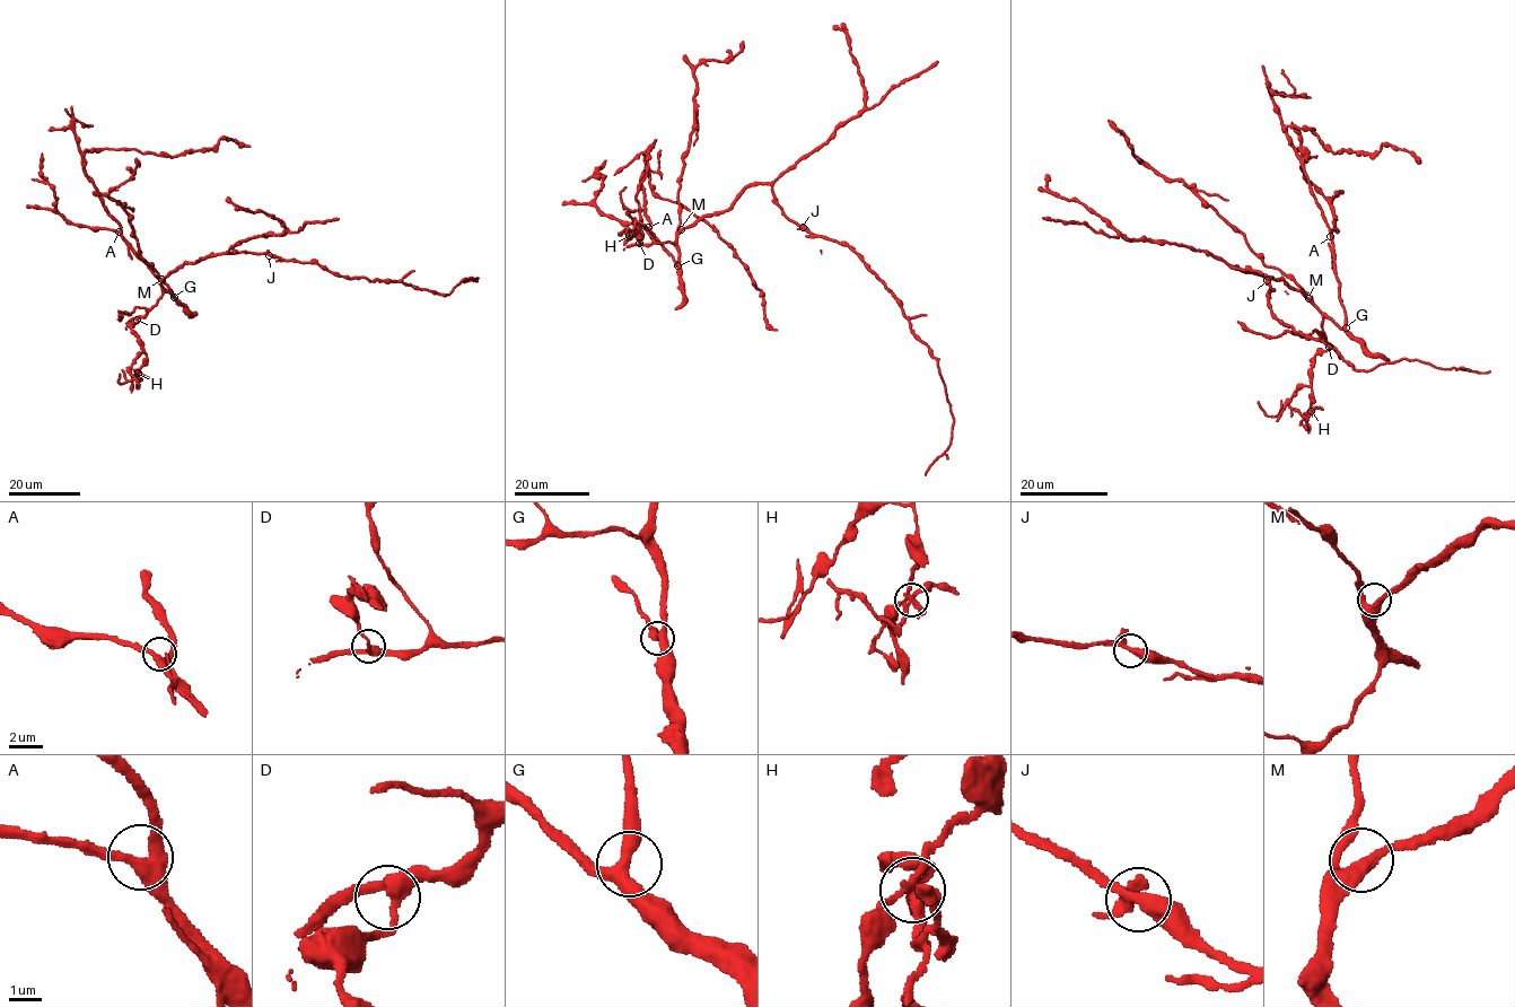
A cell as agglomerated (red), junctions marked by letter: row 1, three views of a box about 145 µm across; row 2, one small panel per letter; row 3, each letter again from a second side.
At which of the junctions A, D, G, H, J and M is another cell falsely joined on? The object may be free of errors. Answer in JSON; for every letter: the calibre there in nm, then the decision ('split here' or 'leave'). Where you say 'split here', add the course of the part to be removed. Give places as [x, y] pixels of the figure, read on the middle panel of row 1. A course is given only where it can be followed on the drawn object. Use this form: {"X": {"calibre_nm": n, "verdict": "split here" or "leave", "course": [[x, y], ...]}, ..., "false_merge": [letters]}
{"A": {"calibre_nm": 360, "verdict": "leave"}, "D": {"calibre_nm": 320, "verdict": "leave"}, "G": {"calibre_nm": 360, "verdict": "leave"}, "H": {"calibre_nm": 320, "verdict": "split here", "course": [[629, 235], [636, 221], [645, 224]]}, "J": {"calibre_nm": 320, "verdict": "leave"}, "M": {"calibre_nm": 320, "verdict": "leave"}, "false_merge": ["H"]}

